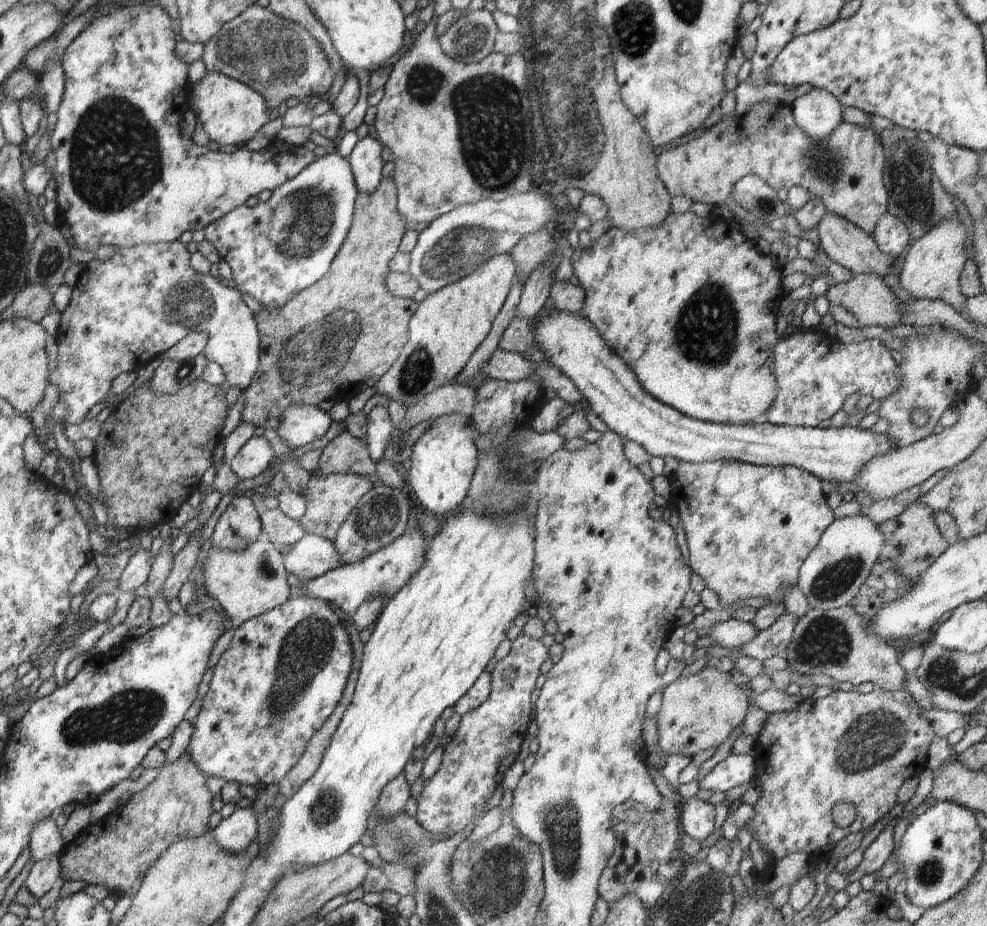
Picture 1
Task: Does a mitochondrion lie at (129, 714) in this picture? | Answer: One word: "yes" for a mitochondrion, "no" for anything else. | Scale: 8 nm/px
yes

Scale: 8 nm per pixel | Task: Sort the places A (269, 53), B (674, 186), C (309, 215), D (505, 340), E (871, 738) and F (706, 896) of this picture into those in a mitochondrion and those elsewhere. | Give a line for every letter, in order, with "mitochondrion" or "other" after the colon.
A: mitochondrion
B: other
C: mitochondrion
D: other
E: mitochondrion
F: mitochondrion

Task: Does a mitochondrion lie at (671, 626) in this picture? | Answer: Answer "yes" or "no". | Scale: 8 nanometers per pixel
no

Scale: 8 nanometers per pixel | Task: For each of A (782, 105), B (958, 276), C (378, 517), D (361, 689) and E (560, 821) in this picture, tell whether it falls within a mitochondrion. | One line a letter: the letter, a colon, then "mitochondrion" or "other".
A: other
B: other
C: mitochondrion
D: other
E: mitochondrion

